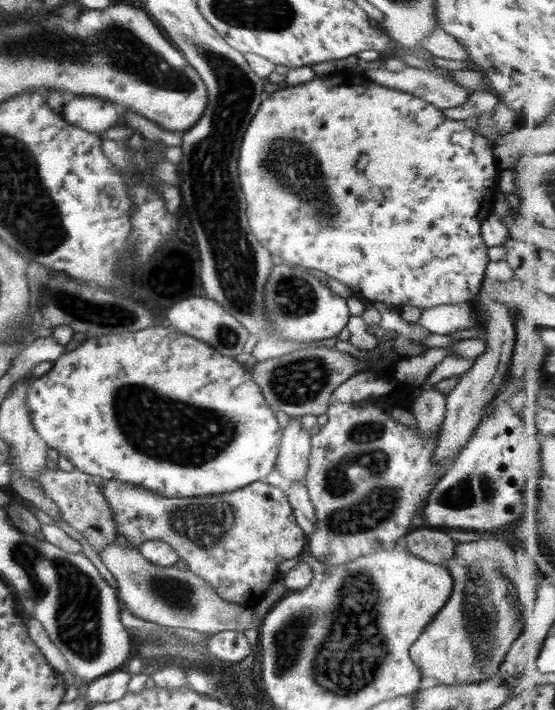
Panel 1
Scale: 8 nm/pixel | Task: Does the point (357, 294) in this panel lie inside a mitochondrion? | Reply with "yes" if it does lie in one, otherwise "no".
no

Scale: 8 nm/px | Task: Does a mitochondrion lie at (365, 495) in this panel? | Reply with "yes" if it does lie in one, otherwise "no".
yes

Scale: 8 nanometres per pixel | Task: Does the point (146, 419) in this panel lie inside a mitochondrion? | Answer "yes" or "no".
yes

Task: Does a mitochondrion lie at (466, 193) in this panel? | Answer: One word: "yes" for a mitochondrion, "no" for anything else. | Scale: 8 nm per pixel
no

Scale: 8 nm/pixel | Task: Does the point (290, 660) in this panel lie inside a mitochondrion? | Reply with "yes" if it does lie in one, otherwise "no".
yes

